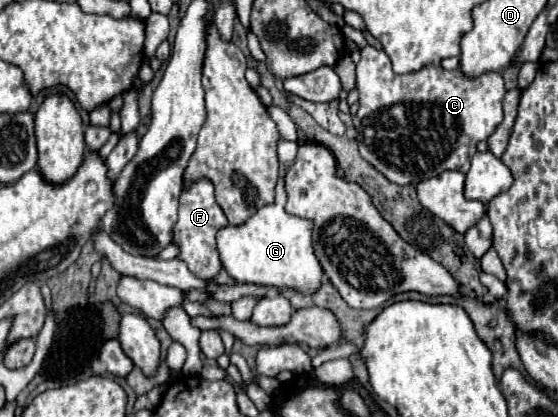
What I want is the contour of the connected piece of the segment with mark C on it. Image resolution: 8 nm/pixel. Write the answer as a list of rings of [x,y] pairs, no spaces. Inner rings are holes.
[[[371,45],[361,49],[361,61],[357,63],[357,89],[359,89],[359,111],[353,119],[357,129],[357,143],[361,157],[383,173],[391,183],[407,185],[419,183],[421,179],[435,177],[447,169],[467,173],[469,159],[477,153],[477,143],[485,141],[503,119],[503,97],[507,93],[503,77],[497,71],[485,73],[477,79],[467,79],[461,71],[447,71],[439,65],[425,65],[419,71],[397,75],[391,69],[391,59],[385,51]]]

